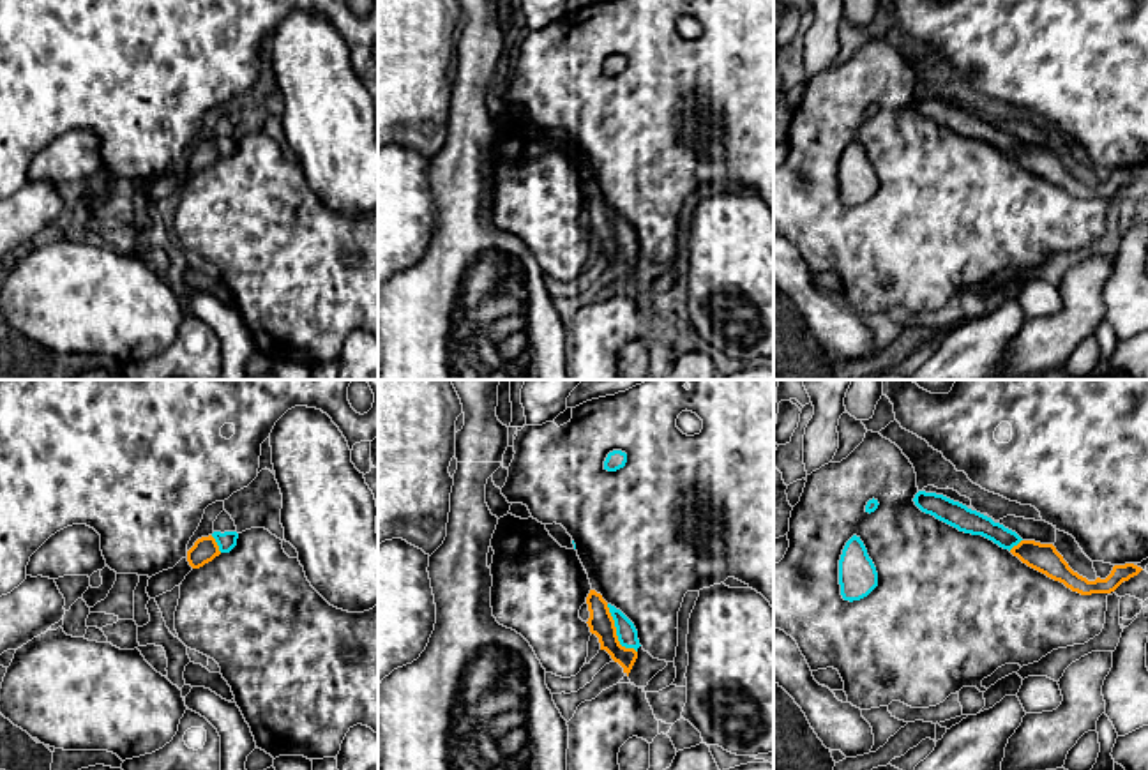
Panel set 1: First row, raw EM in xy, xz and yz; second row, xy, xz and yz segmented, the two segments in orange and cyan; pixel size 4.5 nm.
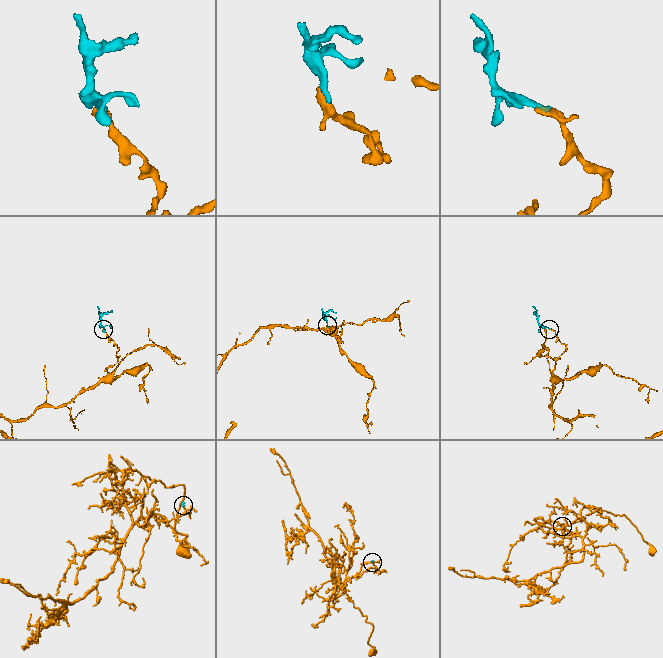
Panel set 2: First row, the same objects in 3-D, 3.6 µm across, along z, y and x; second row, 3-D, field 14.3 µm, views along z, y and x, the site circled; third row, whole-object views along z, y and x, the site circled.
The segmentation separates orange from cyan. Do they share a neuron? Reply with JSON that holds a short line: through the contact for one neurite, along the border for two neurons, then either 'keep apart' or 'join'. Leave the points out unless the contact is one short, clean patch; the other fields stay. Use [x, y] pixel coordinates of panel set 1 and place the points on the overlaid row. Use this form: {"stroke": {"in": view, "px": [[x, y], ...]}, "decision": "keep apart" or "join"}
{"stroke": {"in": "xz", "px": [[601, 622], [615, 633], [626, 631]]}, "decision": "join"}

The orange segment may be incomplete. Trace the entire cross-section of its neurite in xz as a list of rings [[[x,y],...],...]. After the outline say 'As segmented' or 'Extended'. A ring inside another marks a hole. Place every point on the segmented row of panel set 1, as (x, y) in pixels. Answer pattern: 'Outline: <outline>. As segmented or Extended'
Outline: [[[590,590],[586,597],[590,632],[599,638],[600,650],[606,650],[629,676],[638,659],[638,630],[634,623],[615,606],[608,604],[600,593]]]. Extended

